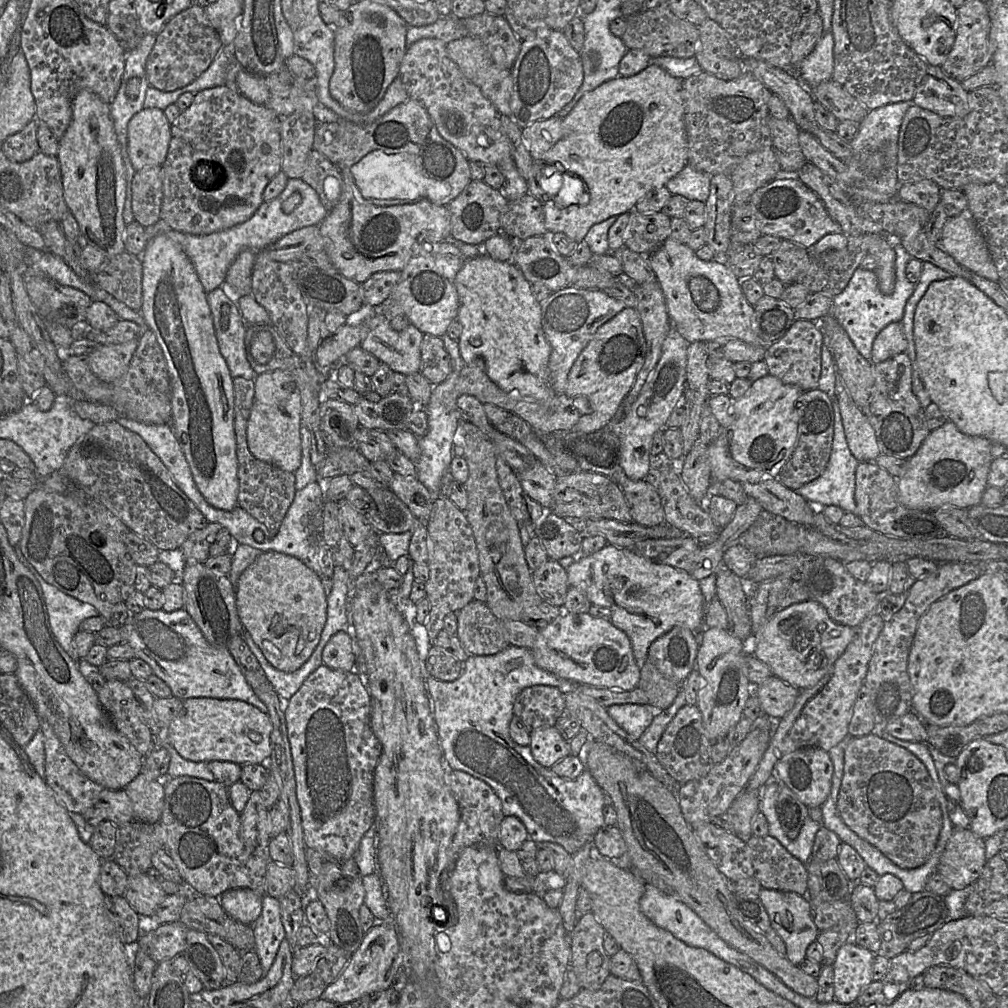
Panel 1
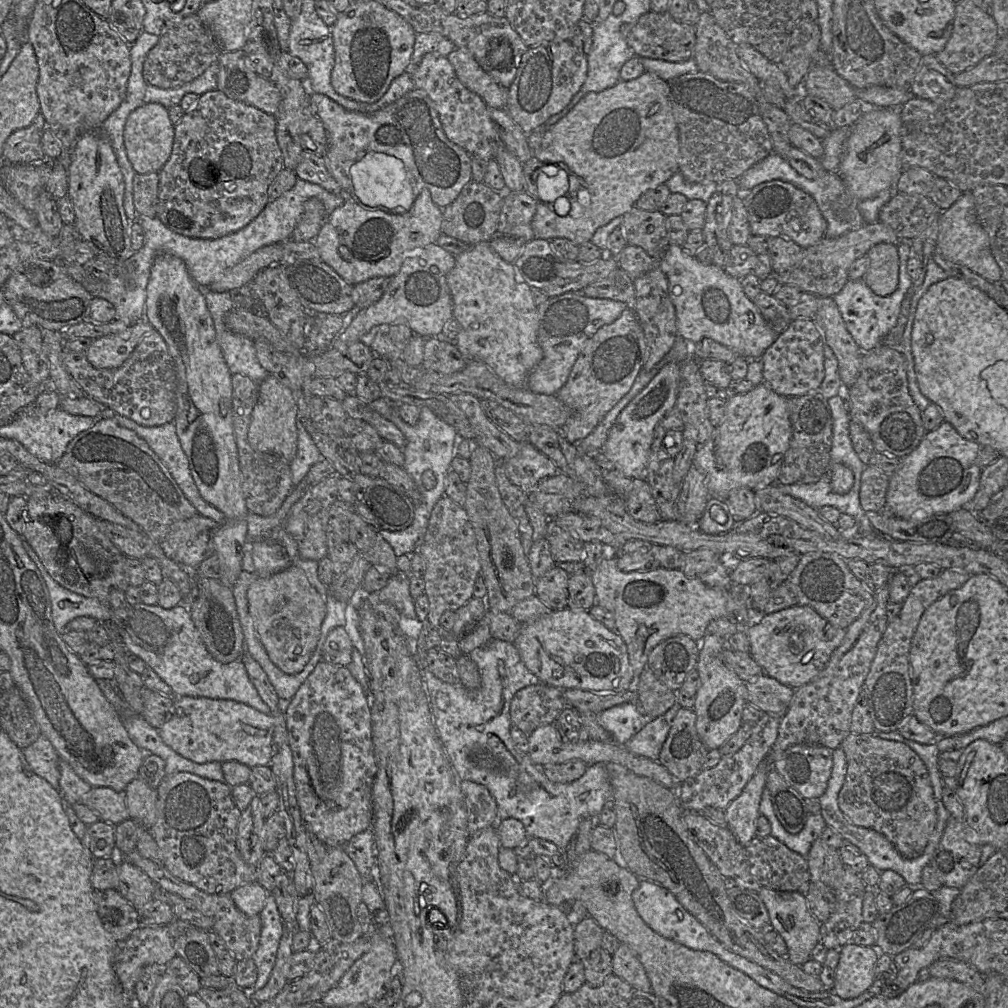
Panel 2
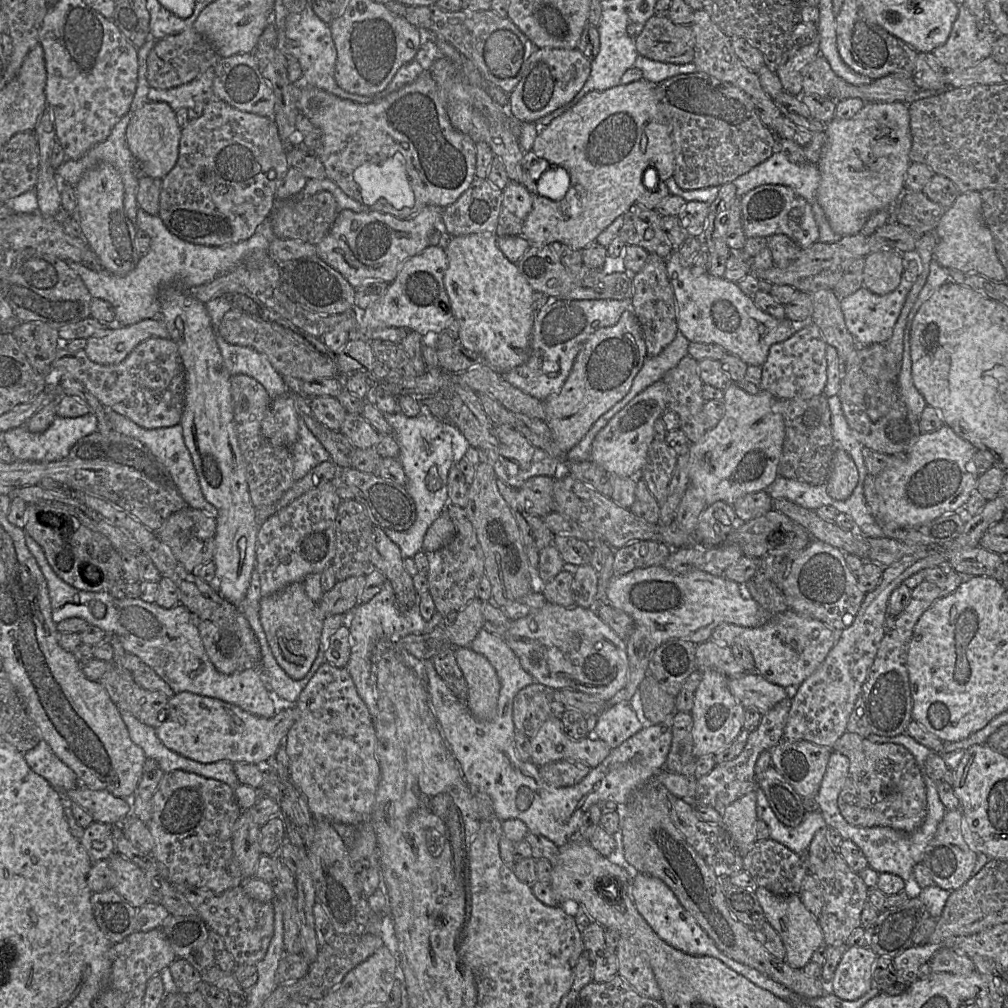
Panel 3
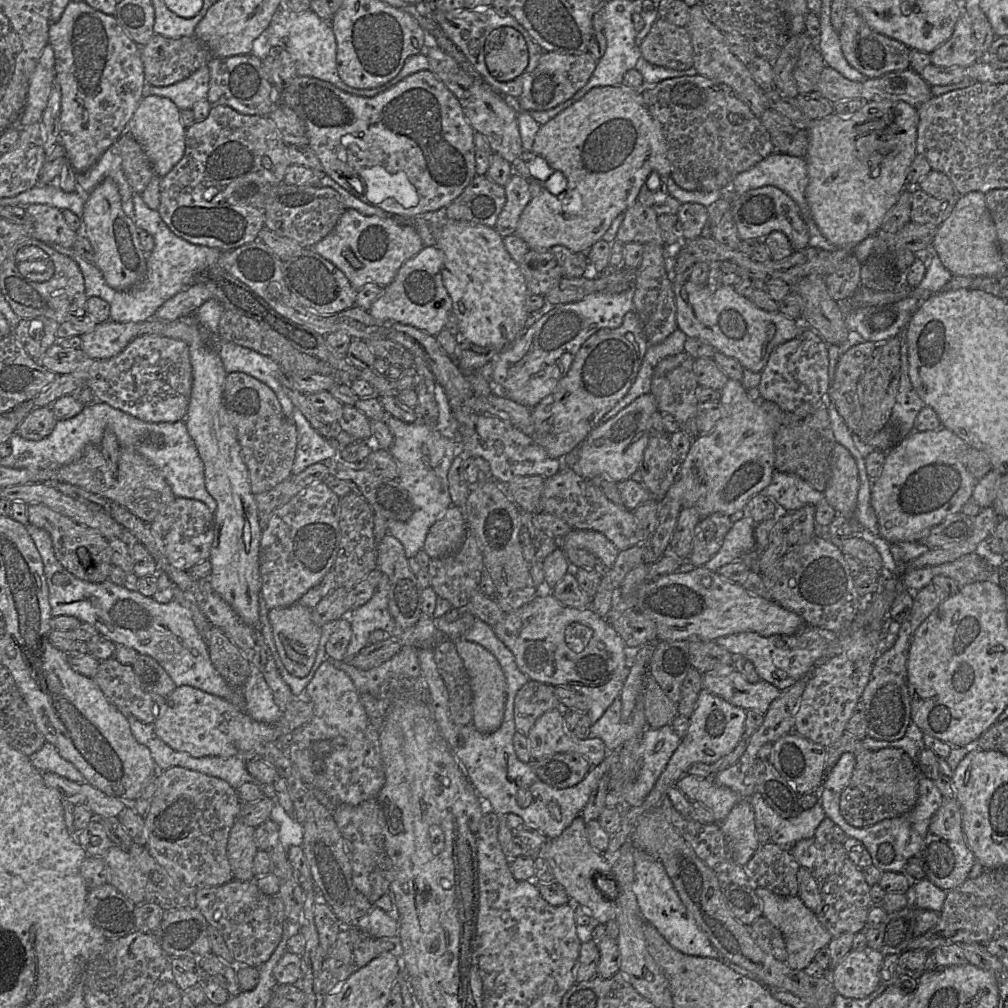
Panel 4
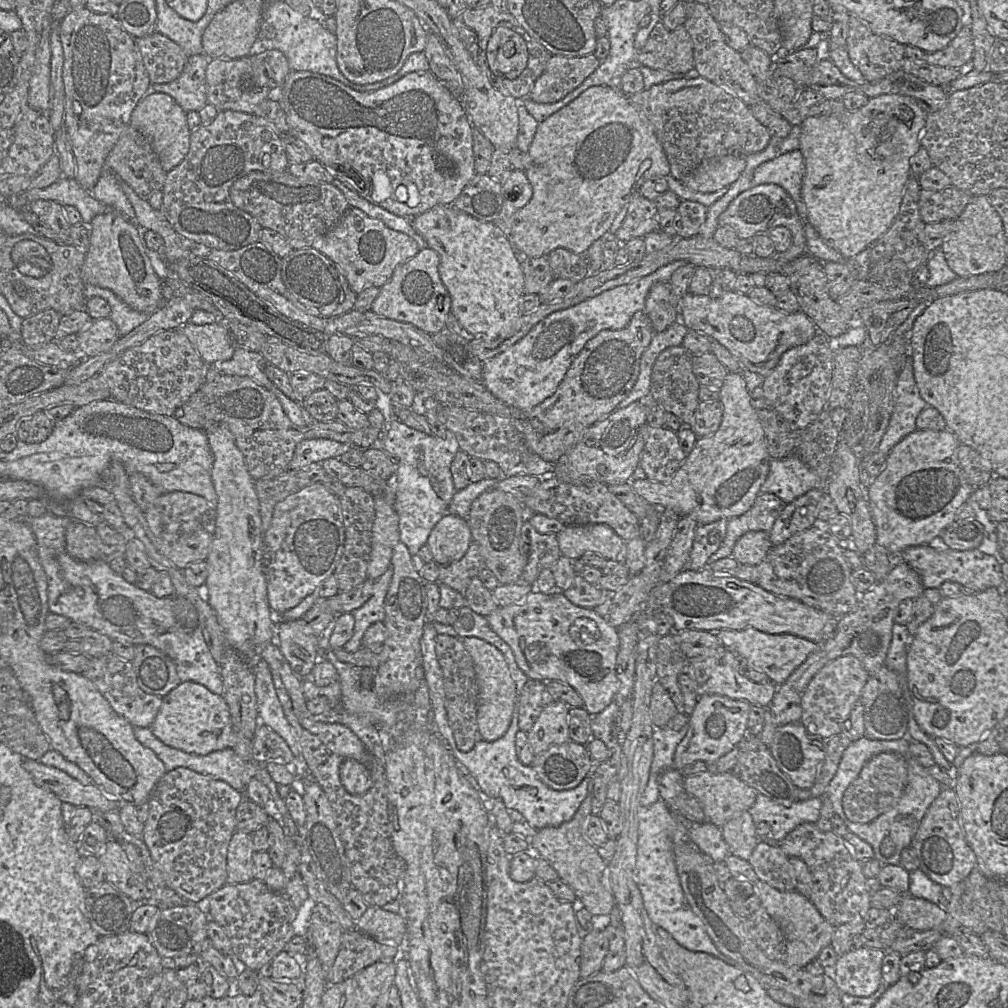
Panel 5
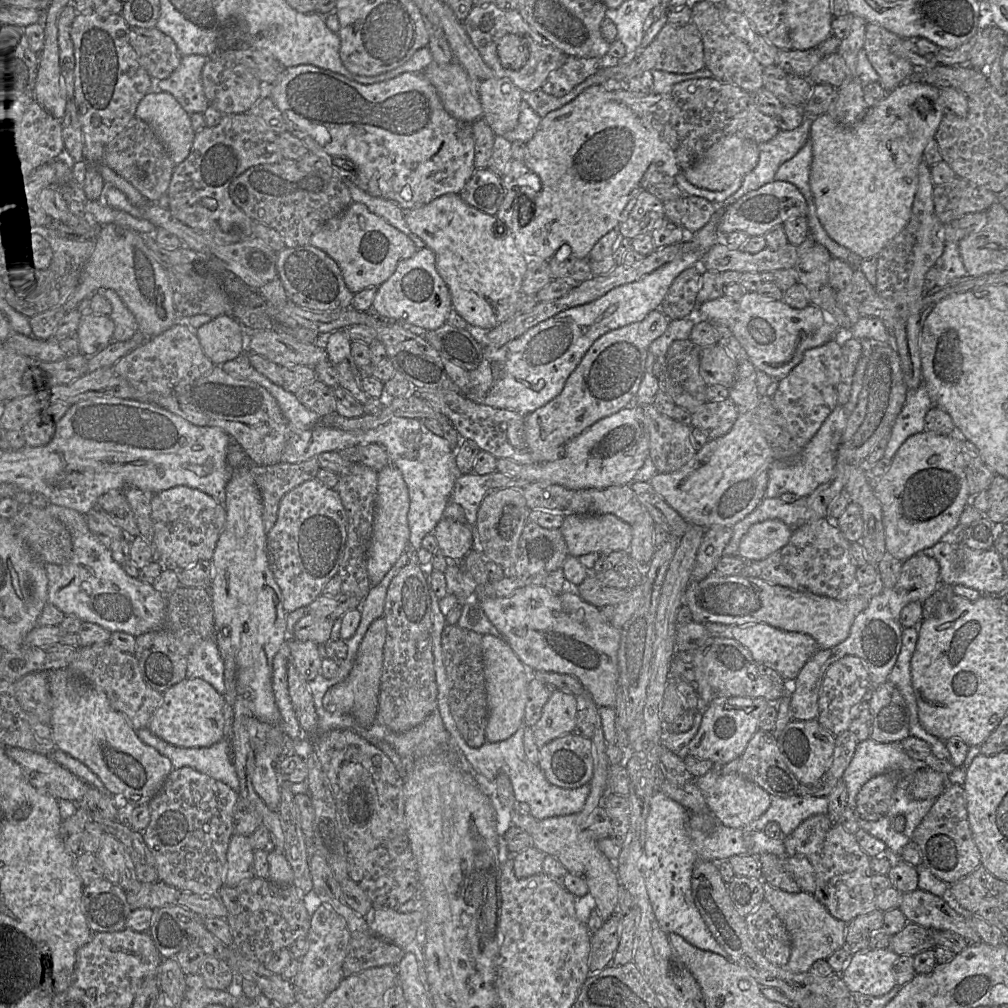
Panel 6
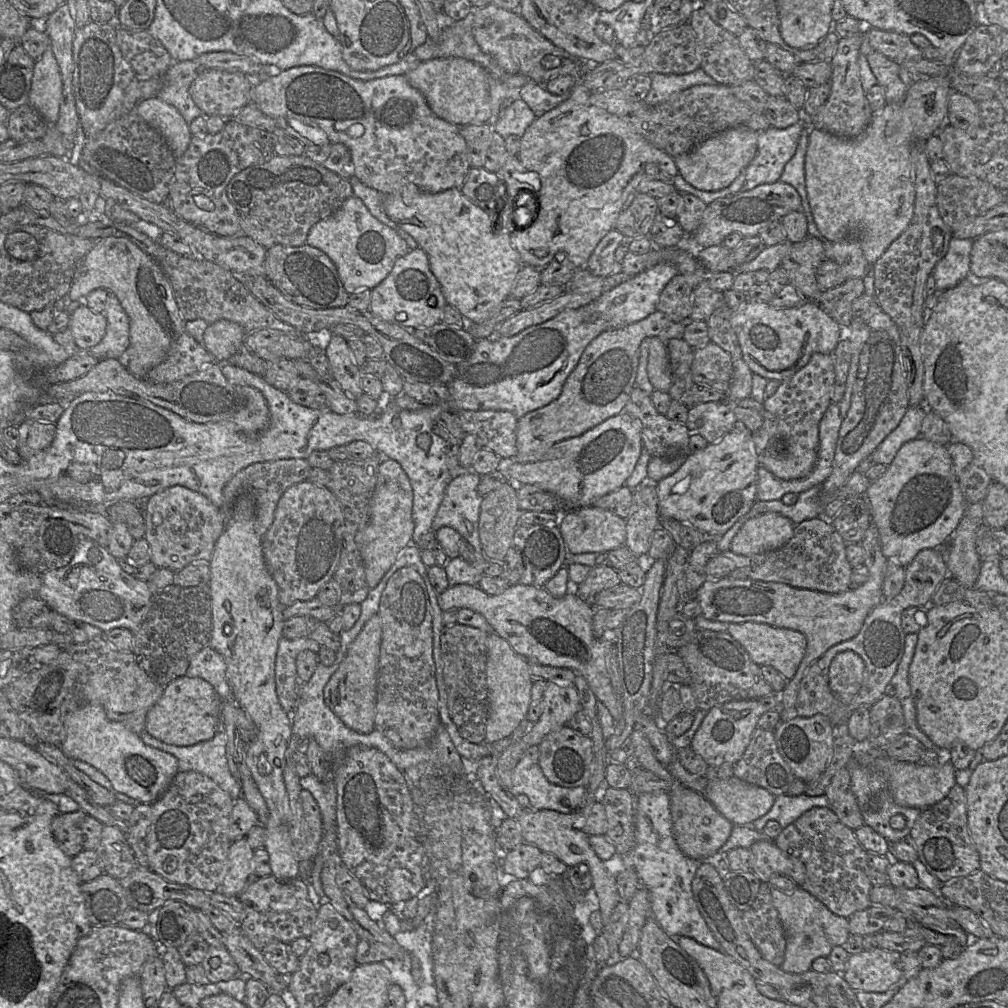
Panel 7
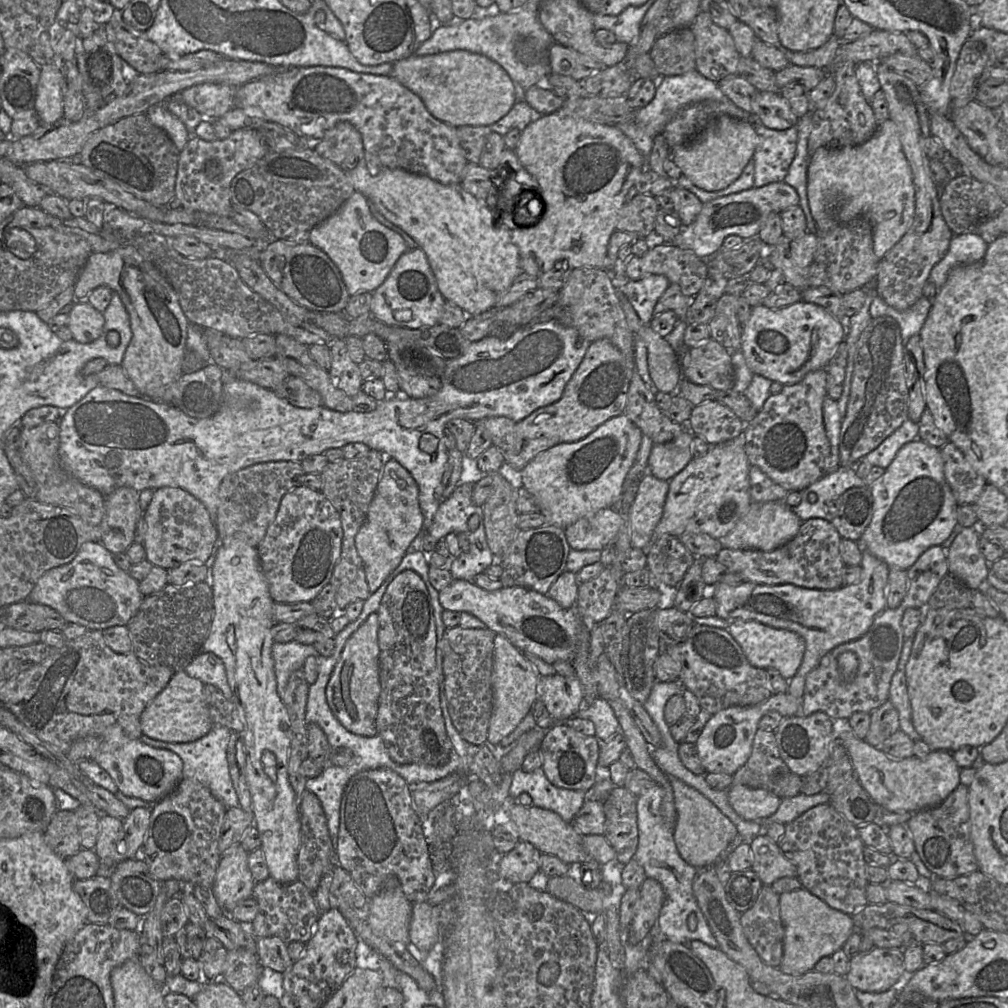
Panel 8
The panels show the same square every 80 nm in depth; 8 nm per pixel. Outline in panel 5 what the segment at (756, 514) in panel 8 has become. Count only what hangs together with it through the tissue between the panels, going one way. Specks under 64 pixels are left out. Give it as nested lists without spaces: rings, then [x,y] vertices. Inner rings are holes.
[[[750,531],[736,543],[733,557],[740,564],[757,566],[764,561],[772,547],[768,532]]]

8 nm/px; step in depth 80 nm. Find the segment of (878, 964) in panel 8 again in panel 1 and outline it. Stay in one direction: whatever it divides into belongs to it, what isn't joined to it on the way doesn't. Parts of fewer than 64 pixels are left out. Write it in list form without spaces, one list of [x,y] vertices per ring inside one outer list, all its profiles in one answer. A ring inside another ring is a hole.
[[[853,941],[840,947],[833,963],[834,1000],[843,1004],[856,1001],[860,993],[873,981],[874,956],[874,953]]]

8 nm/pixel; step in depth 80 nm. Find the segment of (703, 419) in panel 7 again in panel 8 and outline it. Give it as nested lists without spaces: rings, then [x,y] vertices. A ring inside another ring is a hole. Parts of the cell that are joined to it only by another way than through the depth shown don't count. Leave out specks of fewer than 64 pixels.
[[[713,400],[693,407],[686,429],[715,445],[740,436],[745,423],[727,406]]]

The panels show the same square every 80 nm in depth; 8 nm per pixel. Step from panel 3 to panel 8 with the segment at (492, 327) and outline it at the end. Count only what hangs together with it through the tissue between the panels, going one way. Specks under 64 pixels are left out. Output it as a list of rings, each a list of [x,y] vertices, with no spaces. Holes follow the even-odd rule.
[[[365,159],[359,160],[355,168],[346,170],[345,174],[356,192],[363,194],[388,221],[413,238],[418,248],[425,252],[444,299],[460,307],[467,316],[475,316],[493,308],[498,296],[523,271],[519,250],[511,240],[510,230],[497,221],[495,211],[484,200],[478,200],[466,192],[461,184],[444,185],[425,175],[385,166],[381,166],[379,173],[372,176]]]

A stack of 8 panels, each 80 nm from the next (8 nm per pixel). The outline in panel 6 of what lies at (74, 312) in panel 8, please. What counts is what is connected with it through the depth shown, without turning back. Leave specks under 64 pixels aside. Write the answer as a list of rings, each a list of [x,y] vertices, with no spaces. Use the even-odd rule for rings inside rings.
[[[85,311],[79,322],[76,336],[80,353],[92,357],[112,342],[114,323],[109,316]]]

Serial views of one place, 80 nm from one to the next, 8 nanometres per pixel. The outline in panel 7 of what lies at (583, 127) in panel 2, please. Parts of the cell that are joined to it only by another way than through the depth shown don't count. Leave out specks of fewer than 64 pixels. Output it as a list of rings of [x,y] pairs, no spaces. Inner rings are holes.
[[[581,81],[578,82],[571,90],[570,97],[560,104],[558,107],[553,110],[545,113],[541,116],[536,116],[535,120],[527,127],[523,136],[520,139],[520,150],[517,155],[521,164],[528,170],[537,172],[540,181],[541,188],[538,194],[534,197],[531,203],[526,205],[525,210],[520,210],[519,217],[515,216],[515,223],[518,227],[515,228],[511,232],[511,243],[512,246],[519,252],[520,257],[523,261],[524,265],[534,266],[540,271],[546,267],[548,263],[551,262],[552,259],[555,259],[555,254],[559,251],[564,251],[569,260],[578,268],[587,268],[587,262],[594,249],[600,242],[600,240],[612,229],[616,229],[615,224],[616,221],[622,211],[622,207],[624,202],[626,201],[627,196],[631,192],[635,192],[637,190],[637,186],[640,181],[647,177],[644,172],[644,165],[646,163],[652,162],[657,164],[664,172],[666,172],[669,176],[675,177],[679,174],[679,170],[674,162],[672,156],[670,156],[665,151],[656,148],[650,142],[648,142],[643,136],[637,133],[629,124],[620,119],[619,117],[610,114],[602,108],[591,105],[589,103],[589,97],[591,95],[591,91],[587,89]]]

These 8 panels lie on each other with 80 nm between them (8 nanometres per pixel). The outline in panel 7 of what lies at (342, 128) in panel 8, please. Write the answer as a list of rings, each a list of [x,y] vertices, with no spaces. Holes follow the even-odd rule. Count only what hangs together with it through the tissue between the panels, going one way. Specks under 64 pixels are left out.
[[[329,143],[324,146],[311,145],[304,147],[305,155],[312,161],[350,179],[354,175],[354,165],[349,149],[340,143]]]

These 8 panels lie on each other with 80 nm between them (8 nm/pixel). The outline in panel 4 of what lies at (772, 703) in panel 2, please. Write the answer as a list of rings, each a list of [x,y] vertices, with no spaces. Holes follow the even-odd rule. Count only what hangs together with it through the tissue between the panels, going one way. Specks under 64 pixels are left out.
[[[733,665],[718,666],[702,674],[702,689],[718,695],[728,702],[745,710],[755,709],[765,713],[781,693],[775,685],[760,679],[756,683],[749,682]]]

